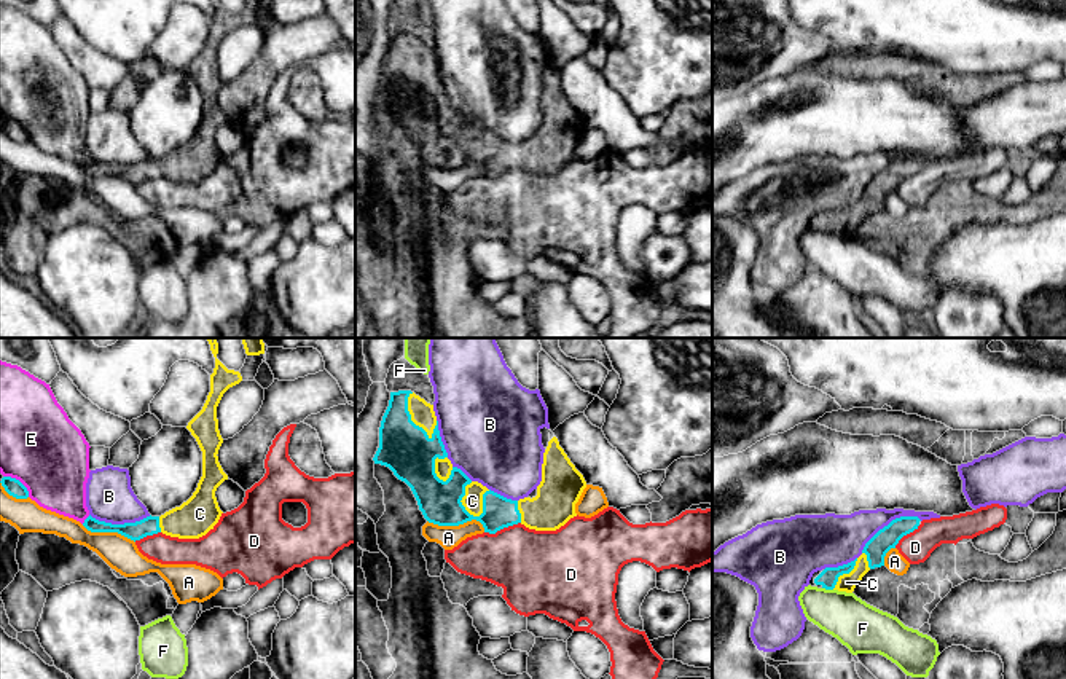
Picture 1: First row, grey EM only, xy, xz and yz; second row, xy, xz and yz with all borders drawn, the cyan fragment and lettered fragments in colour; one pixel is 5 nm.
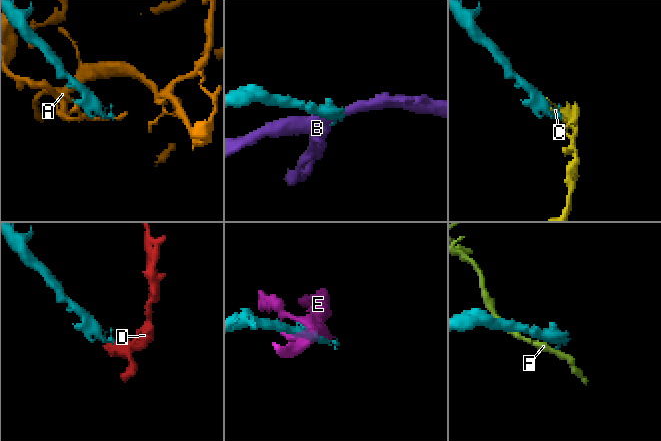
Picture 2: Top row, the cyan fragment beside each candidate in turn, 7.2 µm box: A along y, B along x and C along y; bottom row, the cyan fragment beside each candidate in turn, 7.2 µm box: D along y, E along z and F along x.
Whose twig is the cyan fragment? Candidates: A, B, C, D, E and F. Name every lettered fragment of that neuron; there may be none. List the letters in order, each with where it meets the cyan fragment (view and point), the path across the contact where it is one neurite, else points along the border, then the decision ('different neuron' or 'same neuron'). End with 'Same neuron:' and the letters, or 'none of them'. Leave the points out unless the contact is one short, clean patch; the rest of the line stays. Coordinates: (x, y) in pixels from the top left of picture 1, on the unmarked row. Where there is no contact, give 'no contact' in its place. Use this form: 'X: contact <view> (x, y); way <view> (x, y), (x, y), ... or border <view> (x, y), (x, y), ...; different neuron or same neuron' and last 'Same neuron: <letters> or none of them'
A: contact xz (458, 168); different neuron
B: contact yz (891, 164); different neuron
C: contact xz (483, 155); same neuron
D: contact xz (502, 171); border xz (520, 164), (494, 176), (485, 176); different neuron
E: contact xy (85, 163); different neuron
F: contact yz (827, 231); border yz (823, 230), (832, 233); different neuron
Same neuron: C

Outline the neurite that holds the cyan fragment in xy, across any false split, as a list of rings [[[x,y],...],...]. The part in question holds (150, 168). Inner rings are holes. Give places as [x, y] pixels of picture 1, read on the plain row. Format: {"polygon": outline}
{"polygon": [[[215,0],[207,43],[186,69],[202,94],[202,120],[186,145],[161,159],[150,158],[140,164],[124,167],[99,164],[89,158],[83,169],[91,175],[118,175],[134,185],[158,175],[178,182],[199,182],[214,172],[223,156],[215,134],[228,123],[217,99],[223,86],[218,73],[217,49],[223,37],[241,24],[239,14],[228,13]]]}

